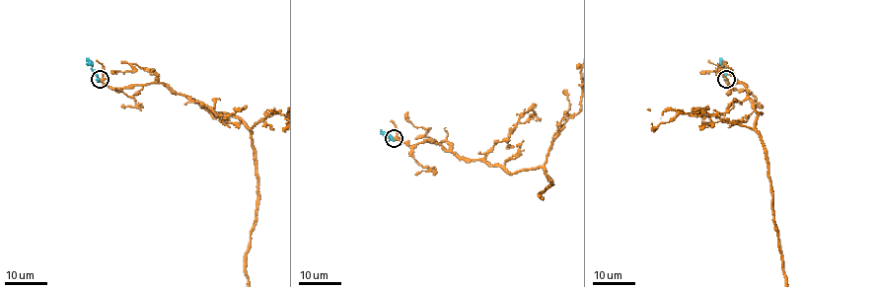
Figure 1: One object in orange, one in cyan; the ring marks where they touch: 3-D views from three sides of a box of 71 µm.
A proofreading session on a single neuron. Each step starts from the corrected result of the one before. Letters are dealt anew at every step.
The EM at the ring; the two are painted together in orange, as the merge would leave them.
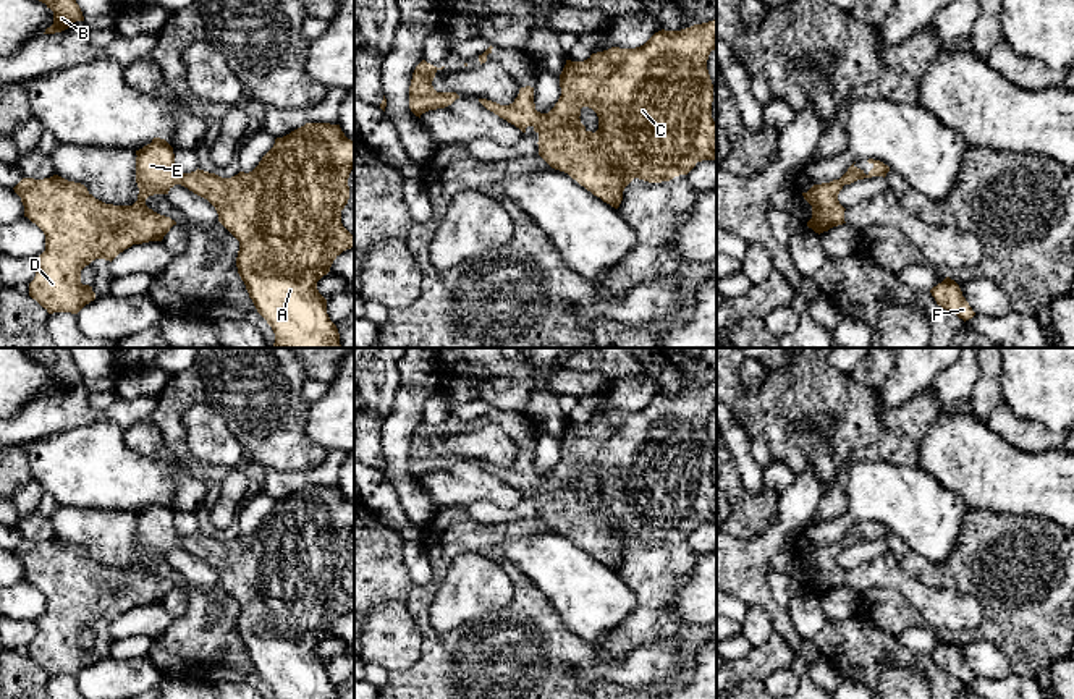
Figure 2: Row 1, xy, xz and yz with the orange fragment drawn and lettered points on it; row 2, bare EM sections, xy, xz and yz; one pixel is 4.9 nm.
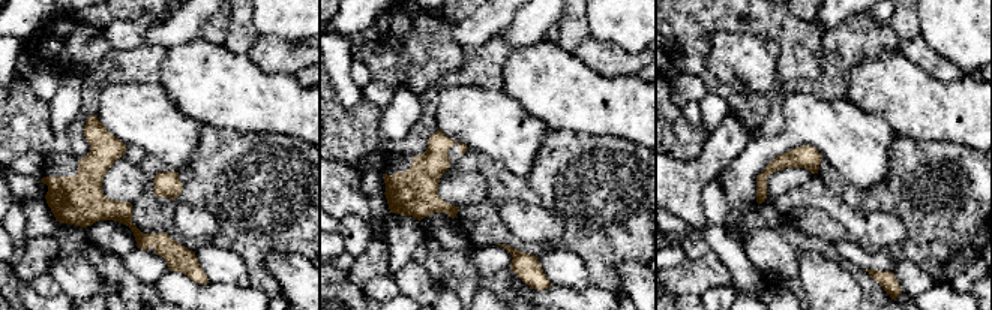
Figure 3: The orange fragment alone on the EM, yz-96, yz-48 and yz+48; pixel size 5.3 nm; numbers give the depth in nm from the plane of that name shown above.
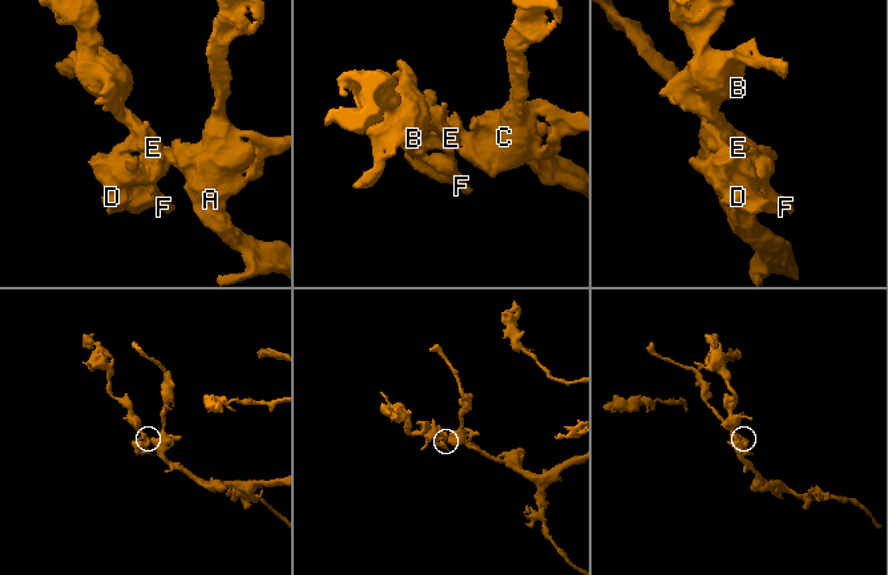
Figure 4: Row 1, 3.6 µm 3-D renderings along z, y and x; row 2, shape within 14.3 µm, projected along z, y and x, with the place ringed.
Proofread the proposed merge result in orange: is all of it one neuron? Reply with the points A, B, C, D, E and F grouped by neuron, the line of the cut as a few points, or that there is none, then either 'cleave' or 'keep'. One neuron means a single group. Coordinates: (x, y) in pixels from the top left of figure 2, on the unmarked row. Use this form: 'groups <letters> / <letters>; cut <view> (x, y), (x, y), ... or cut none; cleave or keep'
groups A B C D E F; cut none; keep

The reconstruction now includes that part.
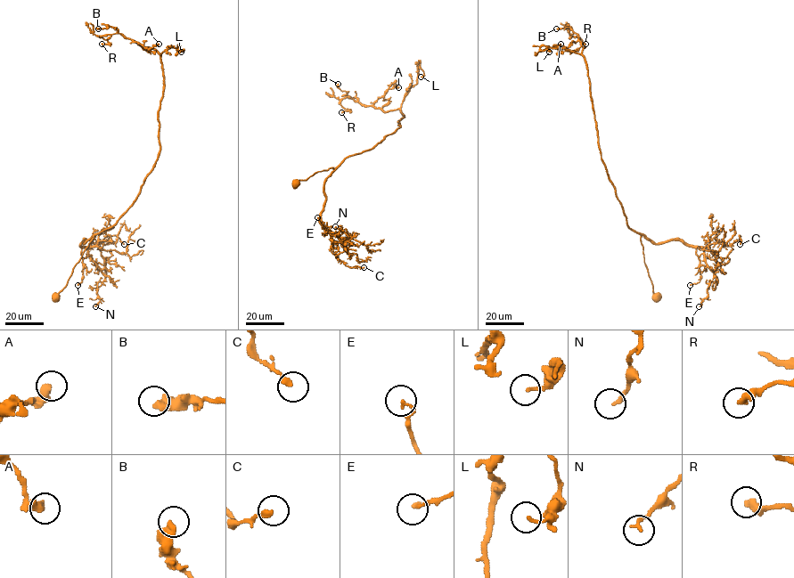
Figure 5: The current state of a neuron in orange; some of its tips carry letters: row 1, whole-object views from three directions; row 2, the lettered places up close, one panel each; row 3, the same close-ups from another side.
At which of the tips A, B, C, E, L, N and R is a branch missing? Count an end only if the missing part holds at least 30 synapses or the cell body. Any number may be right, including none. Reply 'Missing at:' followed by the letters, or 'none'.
Missing at: none

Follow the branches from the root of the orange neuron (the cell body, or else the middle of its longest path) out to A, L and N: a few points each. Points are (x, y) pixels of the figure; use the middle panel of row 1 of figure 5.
A: (295, 182), (335, 169), (398, 128), (404, 117), (399, 109), (382, 111), (373, 106), (392, 85), (398, 87)
L: (295, 182), (335, 169), (392, 134), (400, 126), (401, 103), (416, 83), (418, 67), (423, 72), (421, 77)
N: (295, 182), (333, 167), (324, 184), (321, 221), (345, 244), (338, 238), (340, 230), (335, 226)

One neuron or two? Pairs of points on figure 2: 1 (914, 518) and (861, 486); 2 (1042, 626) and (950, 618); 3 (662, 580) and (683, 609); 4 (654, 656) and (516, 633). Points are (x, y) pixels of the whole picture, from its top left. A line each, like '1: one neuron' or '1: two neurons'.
1: one neuron
2: two neurons
3: two neurons
4: one neuron

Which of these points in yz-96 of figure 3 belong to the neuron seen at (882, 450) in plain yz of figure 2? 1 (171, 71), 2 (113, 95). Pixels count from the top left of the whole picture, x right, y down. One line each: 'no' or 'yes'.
1: no
2: no

